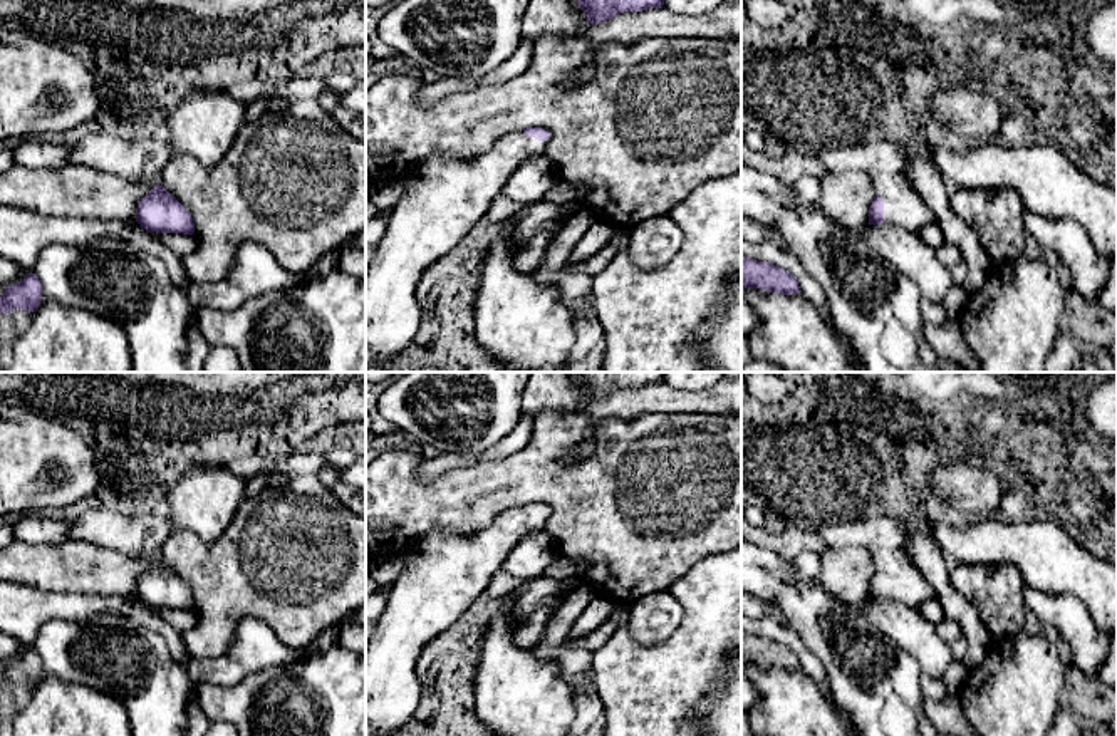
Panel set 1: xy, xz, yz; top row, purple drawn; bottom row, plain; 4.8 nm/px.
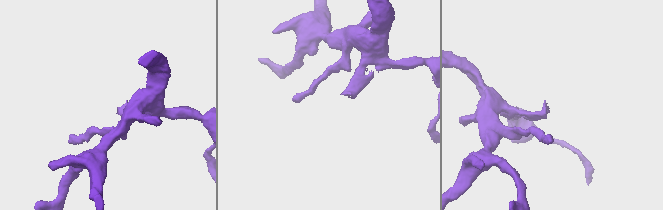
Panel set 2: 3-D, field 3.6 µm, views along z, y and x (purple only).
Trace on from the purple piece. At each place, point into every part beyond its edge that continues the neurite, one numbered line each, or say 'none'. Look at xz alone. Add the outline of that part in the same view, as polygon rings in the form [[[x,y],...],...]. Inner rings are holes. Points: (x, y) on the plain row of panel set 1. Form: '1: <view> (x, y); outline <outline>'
1: xz (445, 574); outline [[[517,505],[470,536],[433,530],[401,555],[406,565],[391,583],[386,610],[376,622],[366,652],[366,724],[372,736],[392,736],[397,728],[408,726],[421,701],[416,662],[423,647],[478,602],[515,545],[532,533],[545,531],[545,525],[547,516],[527,513],[523,505]]]

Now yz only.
1: yz (884, 539); outline [[[867,515],[852,521],[825,525],[818,535],[827,548],[845,548],[849,545],[865,548],[875,570],[884,575],[884,600],[917,607],[938,597],[907,557],[907,530],[902,521],[882,515]]]

